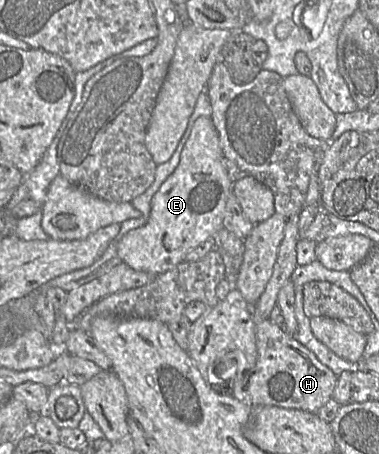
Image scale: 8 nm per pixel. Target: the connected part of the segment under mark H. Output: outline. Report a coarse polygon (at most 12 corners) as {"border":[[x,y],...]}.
{"border":[[269,319],[230,395],[312,413],[338,376]]}

